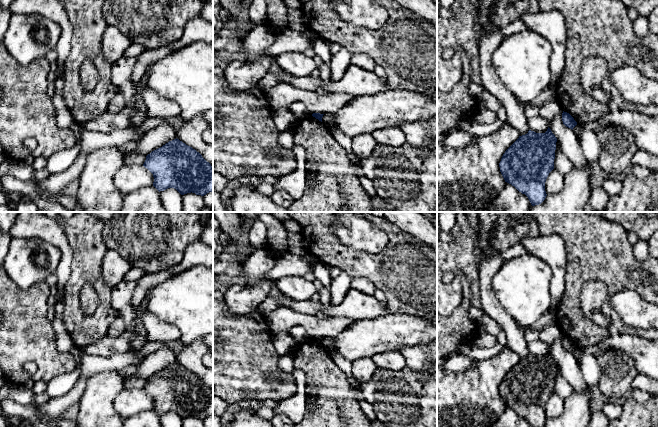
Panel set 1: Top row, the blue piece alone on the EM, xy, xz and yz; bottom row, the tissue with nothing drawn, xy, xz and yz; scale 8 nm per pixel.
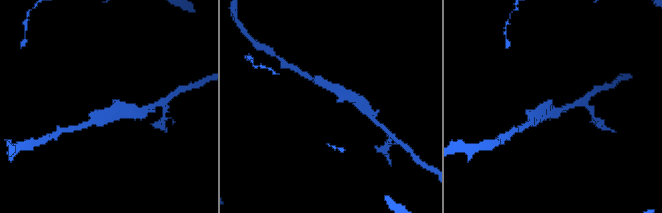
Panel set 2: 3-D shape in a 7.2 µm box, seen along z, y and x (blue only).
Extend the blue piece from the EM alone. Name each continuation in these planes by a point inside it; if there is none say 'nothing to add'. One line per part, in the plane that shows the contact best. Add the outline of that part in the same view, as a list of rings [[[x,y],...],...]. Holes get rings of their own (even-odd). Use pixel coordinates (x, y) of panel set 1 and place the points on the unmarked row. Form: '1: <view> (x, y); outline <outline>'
nothing to add

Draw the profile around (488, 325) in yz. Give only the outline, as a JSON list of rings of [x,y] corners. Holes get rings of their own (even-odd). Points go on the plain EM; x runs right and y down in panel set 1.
[[[488,315],[483,316],[478,322],[478,324],[479,324],[480,332],[485,332],[487,334],[490,334],[496,337],[501,331],[500,325]]]

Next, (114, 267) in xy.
[[[107,250],[101,266],[102,277],[106,284],[114,287],[124,281],[132,265],[118,252]]]

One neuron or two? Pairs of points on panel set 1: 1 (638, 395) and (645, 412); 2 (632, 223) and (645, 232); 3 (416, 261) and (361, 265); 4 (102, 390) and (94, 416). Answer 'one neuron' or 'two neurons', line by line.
1: two neurons
2: one neuron
3: one neuron
4: one neuron

